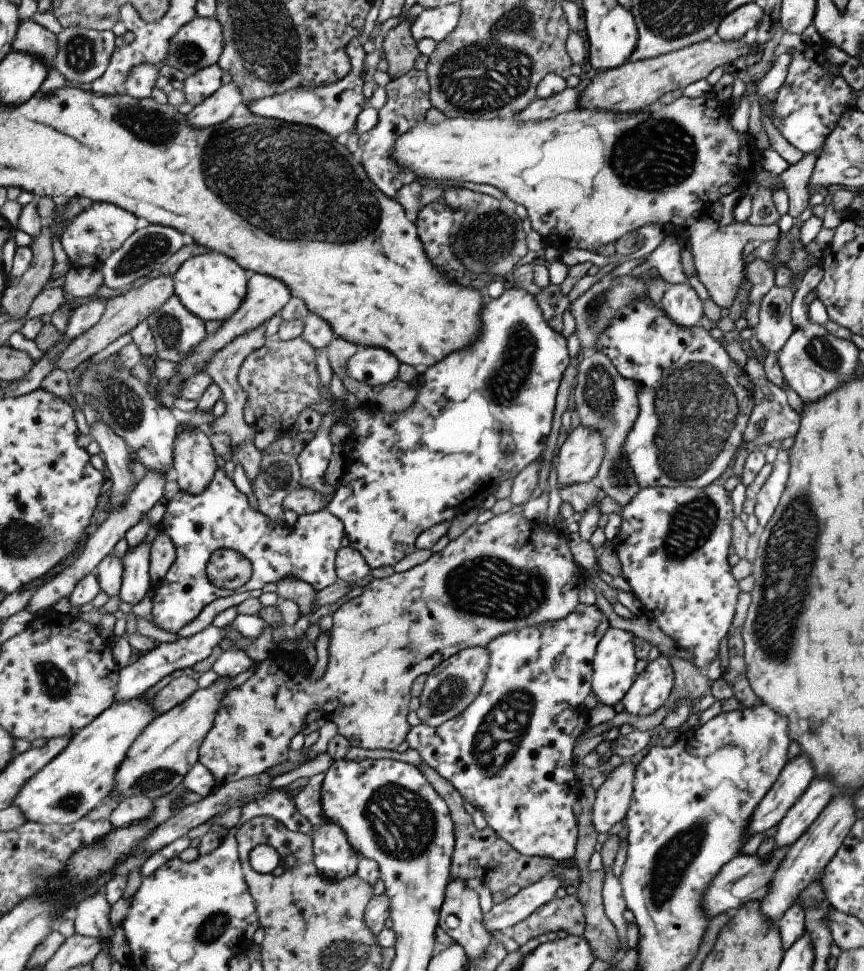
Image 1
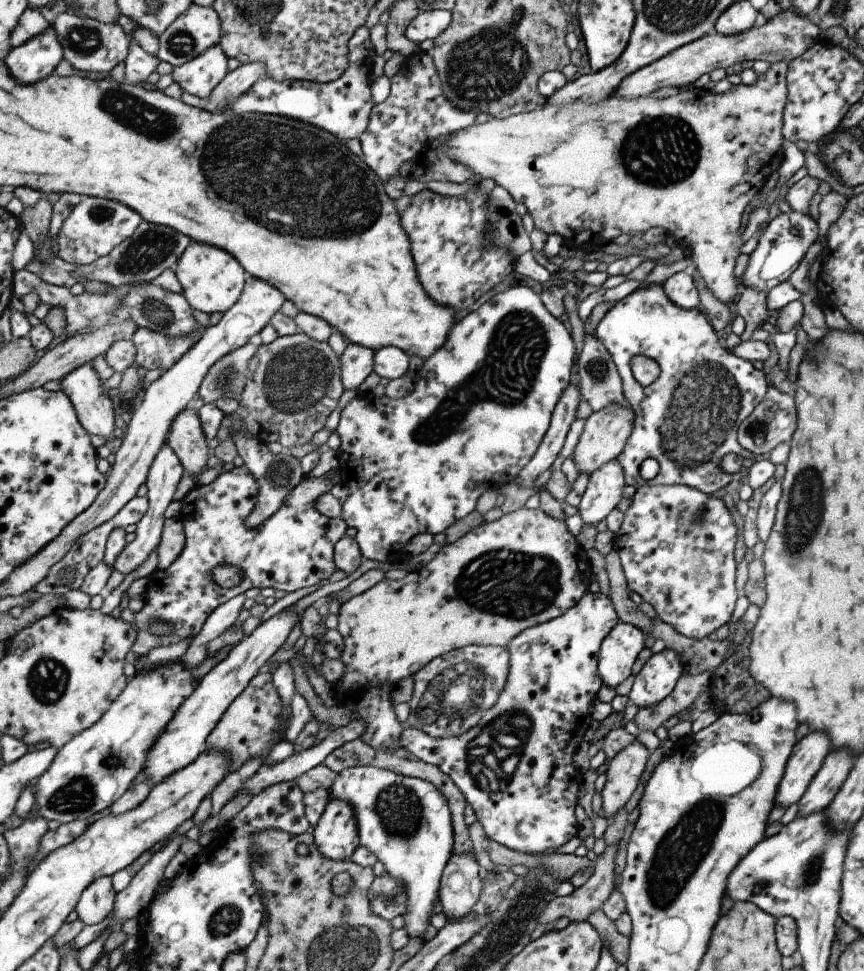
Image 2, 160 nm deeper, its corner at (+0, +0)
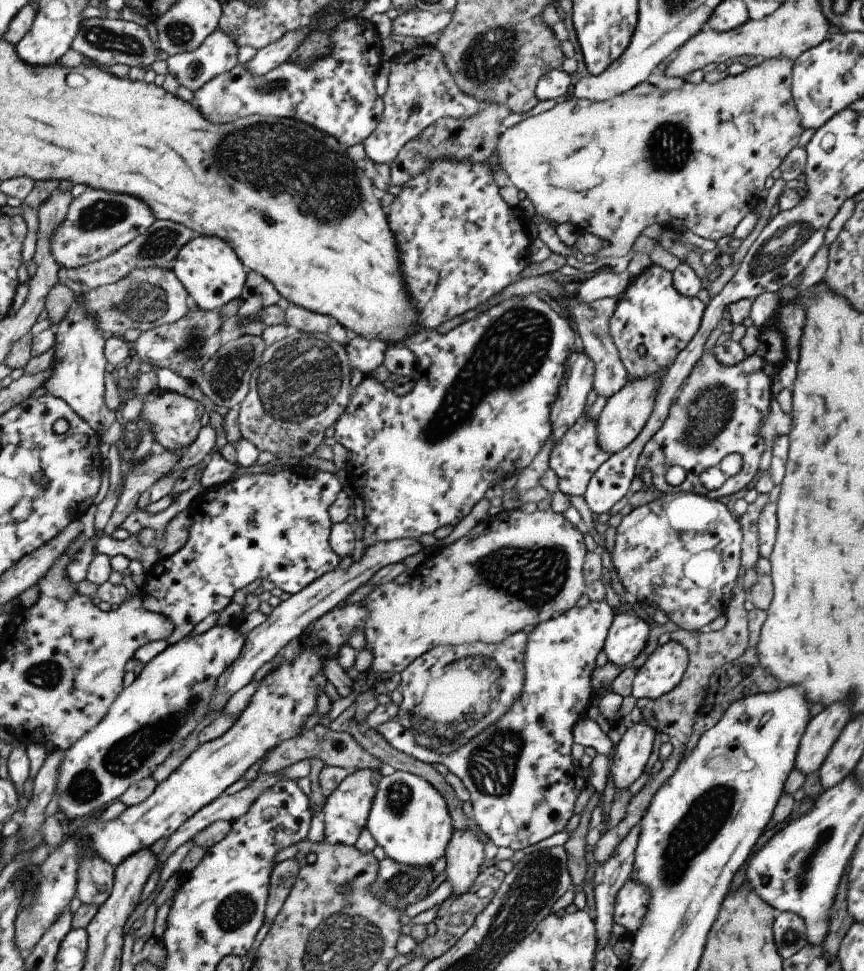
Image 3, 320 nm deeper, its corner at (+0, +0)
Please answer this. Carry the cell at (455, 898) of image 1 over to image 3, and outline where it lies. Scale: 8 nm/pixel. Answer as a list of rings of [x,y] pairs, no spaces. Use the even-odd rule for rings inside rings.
[[[472,828],[455,830],[450,846],[446,848],[445,857],[448,862],[446,876],[453,886],[453,893],[458,895],[466,893],[475,884],[479,876],[479,864],[483,861],[483,845],[478,832]]]

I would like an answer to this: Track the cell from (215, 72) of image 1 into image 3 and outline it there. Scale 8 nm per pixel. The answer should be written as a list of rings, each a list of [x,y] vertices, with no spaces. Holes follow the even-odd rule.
[[[217,29],[197,50],[168,57],[168,70],[173,73],[173,76],[179,80],[181,85],[197,92],[210,80],[233,70],[237,66],[240,48],[240,46],[237,46],[237,42],[231,40],[223,30]]]

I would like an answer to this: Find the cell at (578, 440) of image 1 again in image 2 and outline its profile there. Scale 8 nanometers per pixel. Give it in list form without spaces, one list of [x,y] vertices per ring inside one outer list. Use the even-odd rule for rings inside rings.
[[[609,404],[609,406],[601,408],[599,412],[592,412],[592,414],[585,419],[583,430],[570,456],[578,474],[583,472],[589,476],[595,472],[599,466],[605,466],[607,462],[610,462],[619,455],[619,452],[623,449],[625,440],[627,440],[627,436],[631,434],[633,418],[635,418],[635,416],[633,416],[633,412],[628,405],[619,406],[619,404]]]

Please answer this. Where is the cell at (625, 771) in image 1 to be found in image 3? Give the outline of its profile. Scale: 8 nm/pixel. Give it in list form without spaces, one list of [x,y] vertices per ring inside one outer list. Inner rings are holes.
[[[642,720],[633,723],[621,736],[608,771],[611,772],[615,789],[627,789],[641,776],[647,760],[654,756],[656,733],[656,729]]]

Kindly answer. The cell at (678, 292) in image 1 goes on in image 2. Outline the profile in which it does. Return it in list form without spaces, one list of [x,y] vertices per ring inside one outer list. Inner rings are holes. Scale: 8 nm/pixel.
[[[684,270],[672,274],[662,282],[661,288],[667,300],[683,308],[683,310],[693,310],[699,304],[697,290],[694,286],[694,280],[690,278],[689,273]]]

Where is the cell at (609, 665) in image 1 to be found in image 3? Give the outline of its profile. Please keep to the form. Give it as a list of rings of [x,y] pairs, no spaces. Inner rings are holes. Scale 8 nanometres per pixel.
[[[616,613],[602,646],[610,663],[627,667],[643,650],[650,626],[635,613]]]

